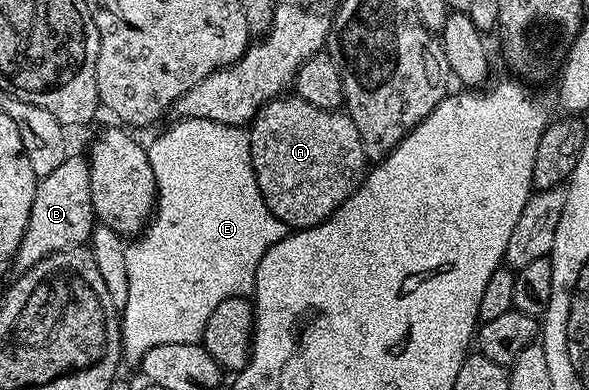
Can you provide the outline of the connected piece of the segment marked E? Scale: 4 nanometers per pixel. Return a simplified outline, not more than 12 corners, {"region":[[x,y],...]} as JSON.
{"region":[[246,128],[146,146],[153,220],[125,251],[122,356],[198,342],[289,232]]}

